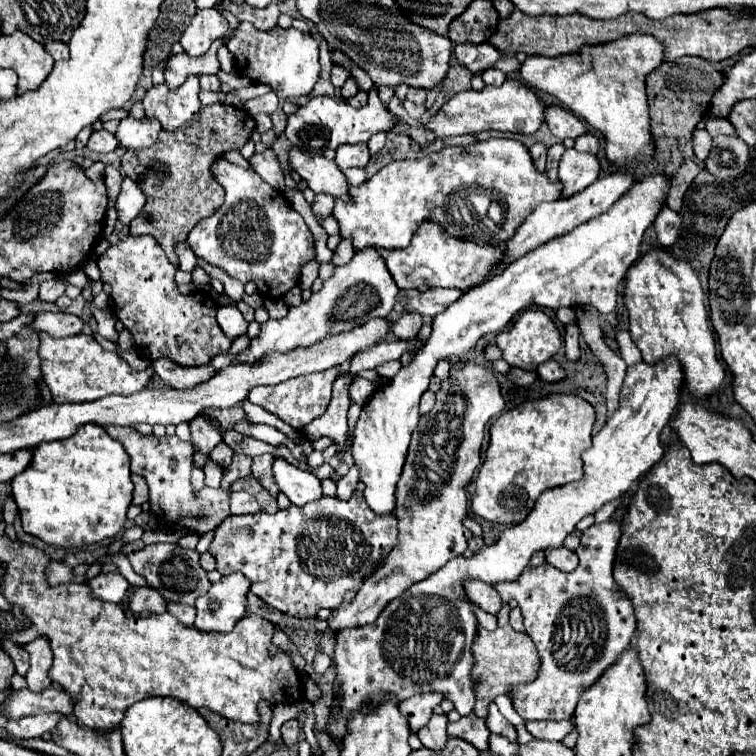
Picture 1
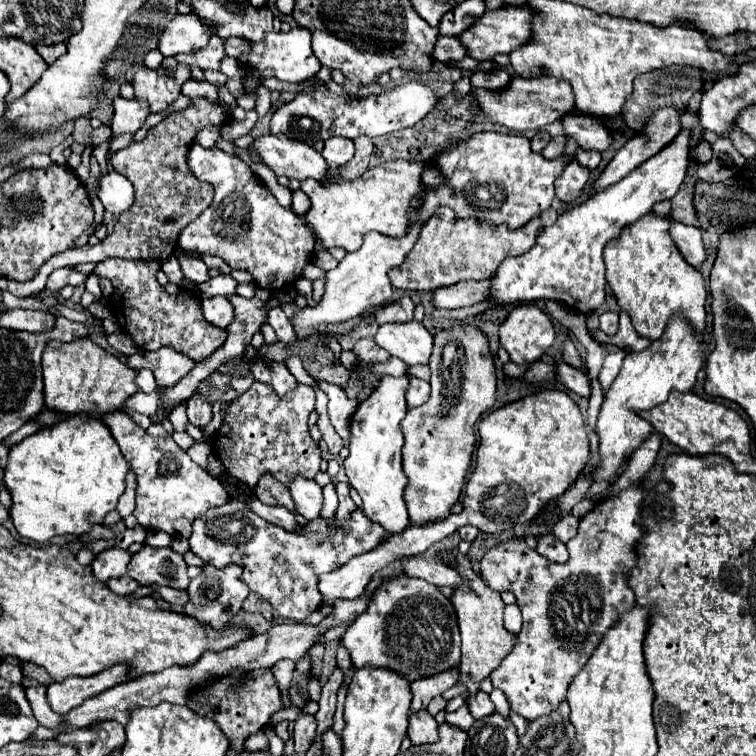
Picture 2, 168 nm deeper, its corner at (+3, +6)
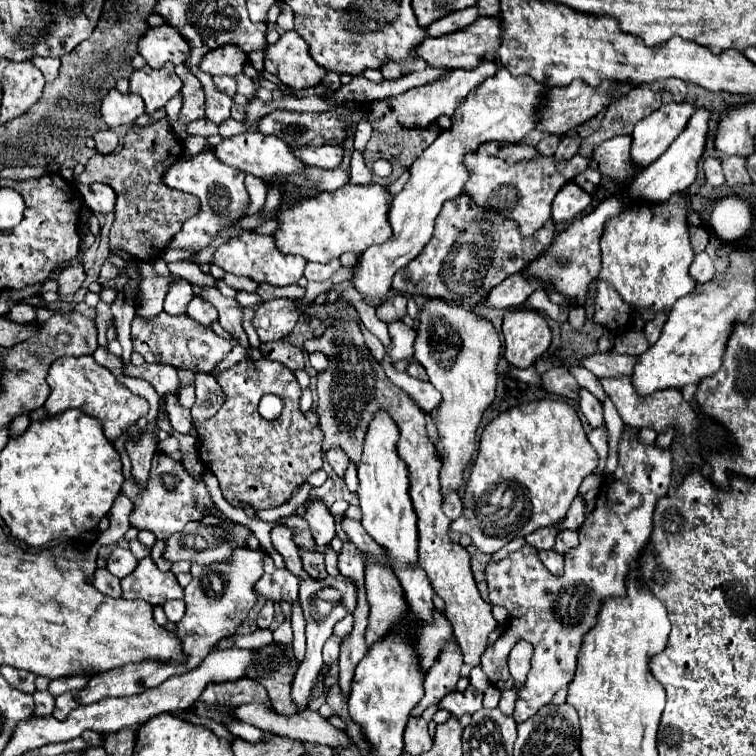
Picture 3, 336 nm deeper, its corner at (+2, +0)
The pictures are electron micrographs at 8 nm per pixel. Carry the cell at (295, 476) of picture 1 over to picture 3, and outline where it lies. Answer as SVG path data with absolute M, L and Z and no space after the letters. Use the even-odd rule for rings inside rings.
M315 498L315 500L307 502L305 520L309 522L311 534L313 534L313 538L315 538L315 542L319 546L325 546L325 544L329 544L333 540L335 520L329 514L329 510L327 510L327 506L325 506L325 502L321 498Z

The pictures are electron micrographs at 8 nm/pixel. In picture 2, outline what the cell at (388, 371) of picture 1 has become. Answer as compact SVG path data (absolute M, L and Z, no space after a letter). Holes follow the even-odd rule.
M360 338L356 342L356 346L352 348L352 352L366 364L376 364L376 362L386 362L390 358L390 354L382 348L378 348L378 344L372 338Z

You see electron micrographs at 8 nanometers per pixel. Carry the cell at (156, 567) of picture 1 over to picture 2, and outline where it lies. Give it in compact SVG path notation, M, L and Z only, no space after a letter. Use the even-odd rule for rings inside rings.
M142 546L128 564L128 574L140 586L170 586L186 590L190 578L186 576L186 562L170 548Z

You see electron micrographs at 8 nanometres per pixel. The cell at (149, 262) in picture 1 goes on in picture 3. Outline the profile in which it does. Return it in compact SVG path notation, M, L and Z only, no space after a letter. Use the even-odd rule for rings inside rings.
M161 312L153 318L135 316L131 322L131 338L133 350L139 352L145 358L145 362L171 364L177 368L187 368L191 372L203 374L209 374L233 348L225 338L217 336L211 328L199 326L189 314L171 316L167 312Z

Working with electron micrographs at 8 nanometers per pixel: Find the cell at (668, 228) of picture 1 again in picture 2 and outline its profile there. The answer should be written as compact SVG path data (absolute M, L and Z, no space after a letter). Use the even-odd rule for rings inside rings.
M672 222L670 234L672 234L678 250L686 258L686 262L694 268L700 268L706 260L706 252L704 252L704 244L702 244L702 232L694 226Z

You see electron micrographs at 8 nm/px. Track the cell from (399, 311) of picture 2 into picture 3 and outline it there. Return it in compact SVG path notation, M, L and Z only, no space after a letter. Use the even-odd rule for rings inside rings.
M397 294L377 306L377 318L381 318L387 324L395 320L403 320L405 314L407 314L407 296L403 294Z

